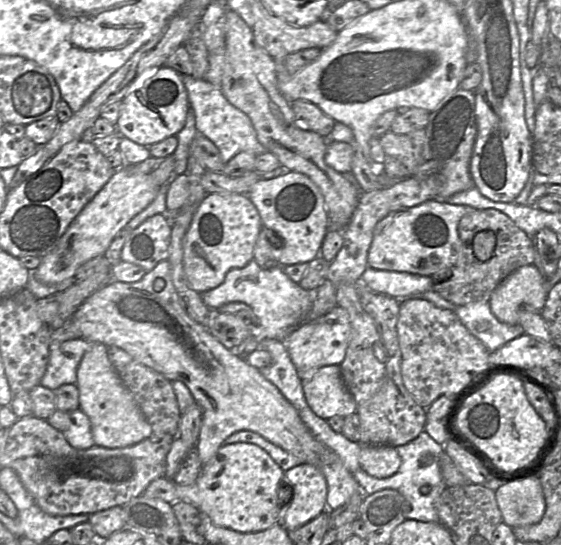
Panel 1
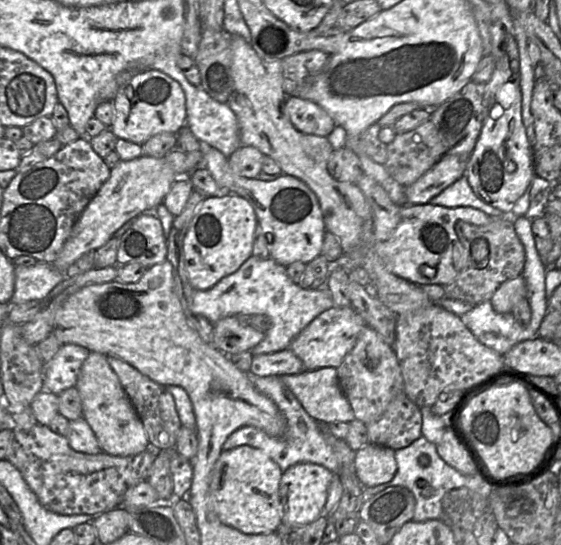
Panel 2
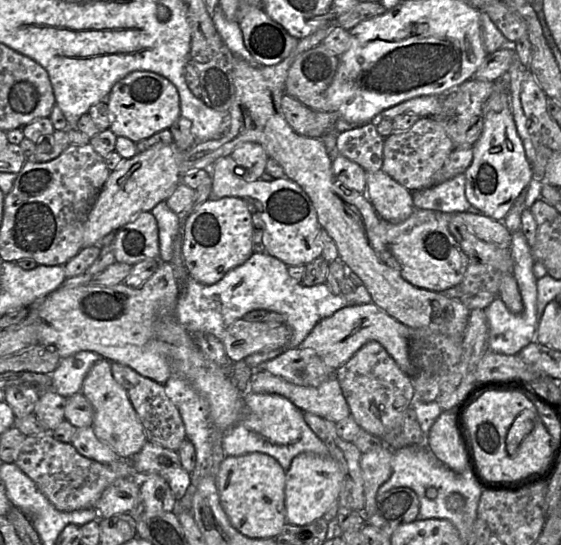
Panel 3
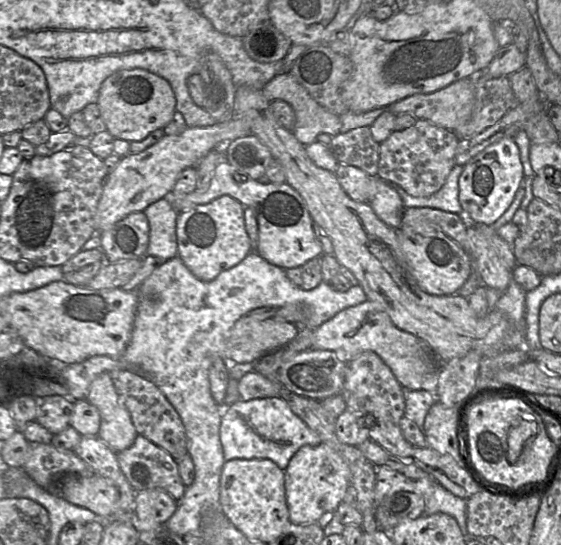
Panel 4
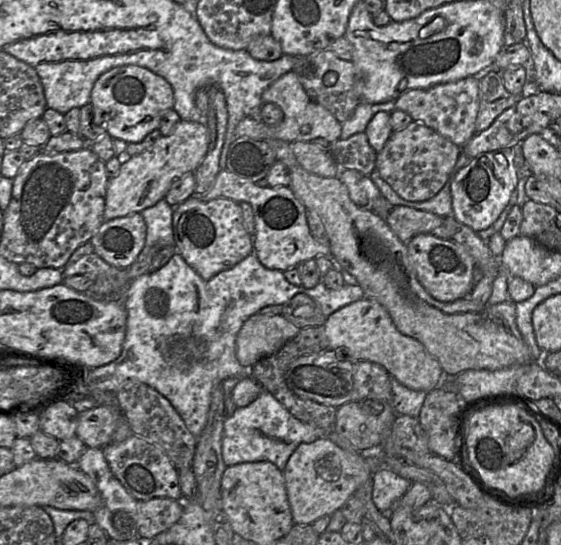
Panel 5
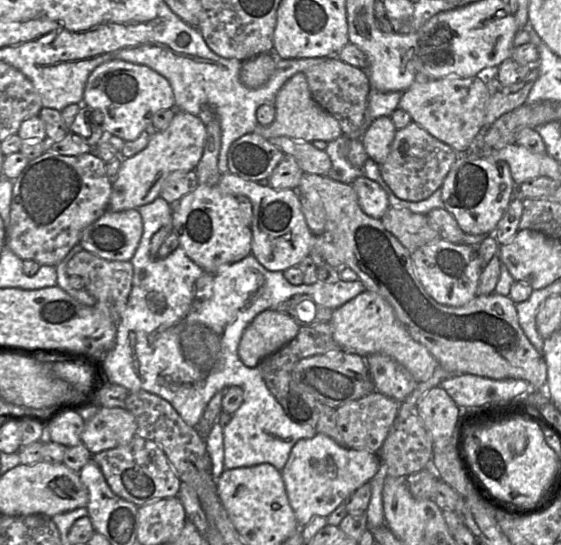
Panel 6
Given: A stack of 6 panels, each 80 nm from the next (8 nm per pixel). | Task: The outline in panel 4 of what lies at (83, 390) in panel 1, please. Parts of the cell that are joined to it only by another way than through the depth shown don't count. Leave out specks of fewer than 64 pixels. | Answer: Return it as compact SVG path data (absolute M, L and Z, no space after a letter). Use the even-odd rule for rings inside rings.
M102 373L92 381L87 401L100 414L98 437L116 453L129 448L138 433L129 412L120 401L111 374Z

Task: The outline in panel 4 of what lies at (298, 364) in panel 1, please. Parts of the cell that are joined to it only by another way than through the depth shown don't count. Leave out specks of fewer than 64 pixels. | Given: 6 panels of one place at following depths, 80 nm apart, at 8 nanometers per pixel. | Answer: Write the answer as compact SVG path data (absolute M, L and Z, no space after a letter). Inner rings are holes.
M367 300L346 308L321 324L314 330L312 349L333 351L344 363L363 352L374 352L387 364L404 389L436 392L442 362L424 340L397 328L375 302Z

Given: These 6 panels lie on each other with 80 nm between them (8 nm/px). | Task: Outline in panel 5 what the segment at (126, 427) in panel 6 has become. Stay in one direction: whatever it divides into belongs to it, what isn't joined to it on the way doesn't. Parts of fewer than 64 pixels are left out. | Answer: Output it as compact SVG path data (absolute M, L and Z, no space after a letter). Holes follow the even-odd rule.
M102 405L78 413L76 436L86 448L103 448L111 443L120 409Z

